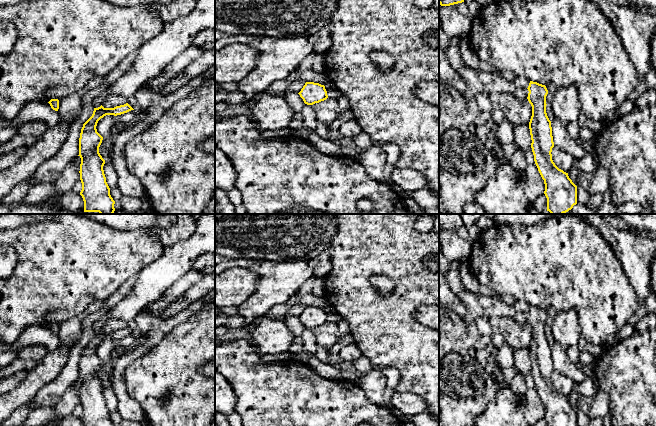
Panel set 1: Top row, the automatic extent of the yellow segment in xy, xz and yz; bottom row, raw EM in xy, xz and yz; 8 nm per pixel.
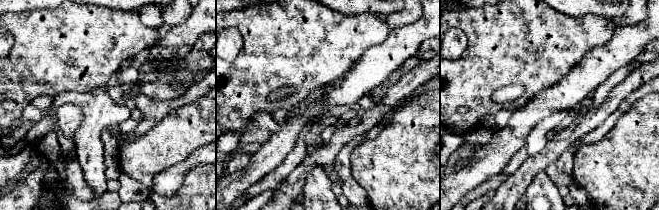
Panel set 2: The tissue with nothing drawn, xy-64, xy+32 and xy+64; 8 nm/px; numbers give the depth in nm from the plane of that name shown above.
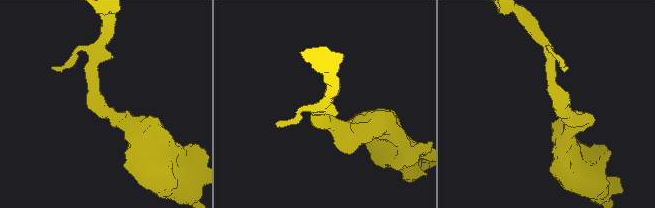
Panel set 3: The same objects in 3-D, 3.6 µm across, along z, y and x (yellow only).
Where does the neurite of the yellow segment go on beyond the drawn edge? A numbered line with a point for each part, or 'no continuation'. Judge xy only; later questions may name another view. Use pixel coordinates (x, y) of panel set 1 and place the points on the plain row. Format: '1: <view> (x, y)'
no continuation

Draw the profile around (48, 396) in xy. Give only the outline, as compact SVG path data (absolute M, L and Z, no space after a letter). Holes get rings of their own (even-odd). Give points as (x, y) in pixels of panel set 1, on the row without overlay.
M85 329L79 342L73 346L68 361L58 377L42 387L29 405L38 407L54 407L63 397L64 393L79 379L79 362L83 348L92 340L94 331Z

